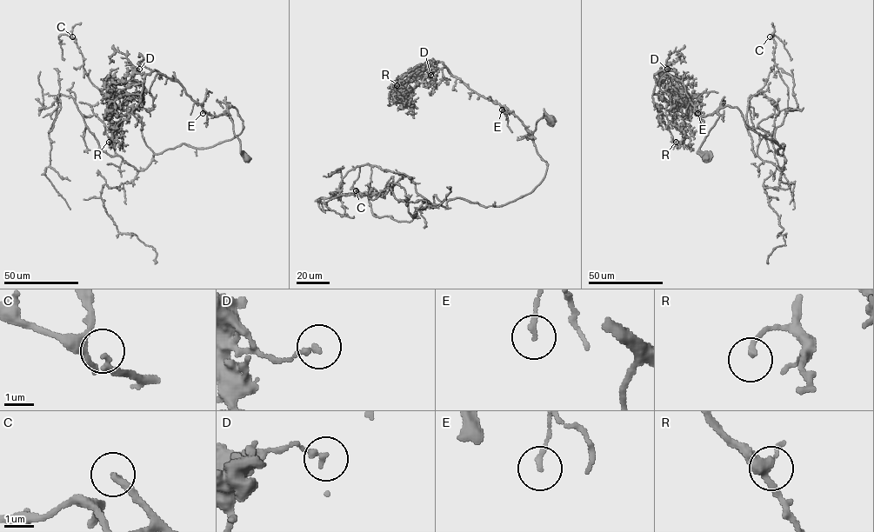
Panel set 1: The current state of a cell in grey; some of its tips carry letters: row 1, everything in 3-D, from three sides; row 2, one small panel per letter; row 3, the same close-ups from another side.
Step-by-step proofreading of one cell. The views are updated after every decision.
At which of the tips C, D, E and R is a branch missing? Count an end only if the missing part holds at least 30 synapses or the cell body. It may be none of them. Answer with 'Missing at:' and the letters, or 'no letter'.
Missing at: C

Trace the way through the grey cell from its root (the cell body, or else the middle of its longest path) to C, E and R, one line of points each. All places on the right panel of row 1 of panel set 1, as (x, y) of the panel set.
C: (706, 157), (699, 148), (727, 105), (783, 148), (777, 152), (775, 129), (797, 103), (770, 36)
E: (706, 157), (699, 148), (719, 114), (701, 116), (695, 108), (697, 113)
R: (706, 157), (699, 148), (719, 114), (697, 114), (683, 83), (660, 70), (652, 97), (676, 142)

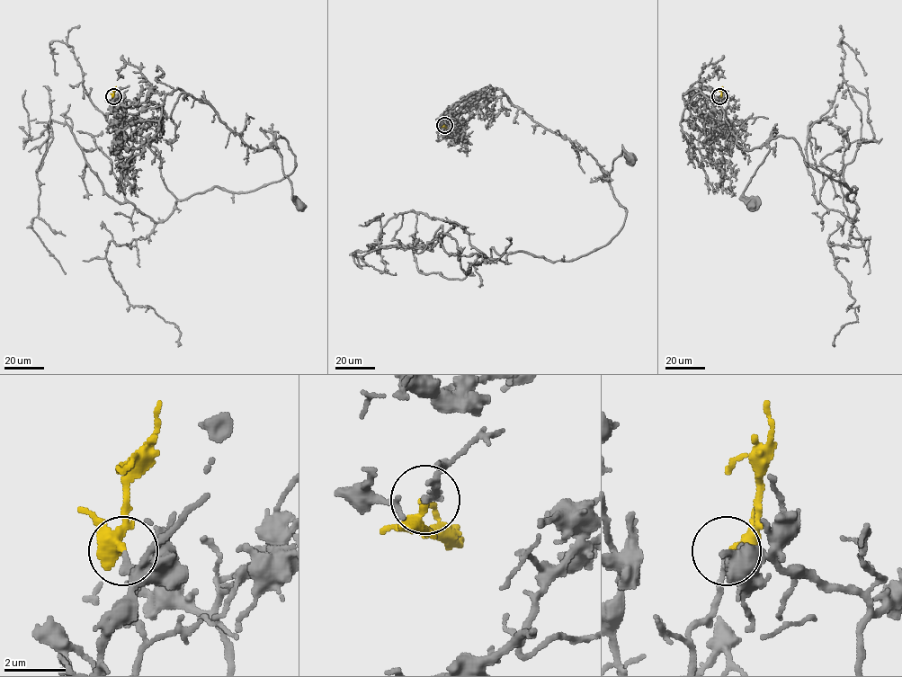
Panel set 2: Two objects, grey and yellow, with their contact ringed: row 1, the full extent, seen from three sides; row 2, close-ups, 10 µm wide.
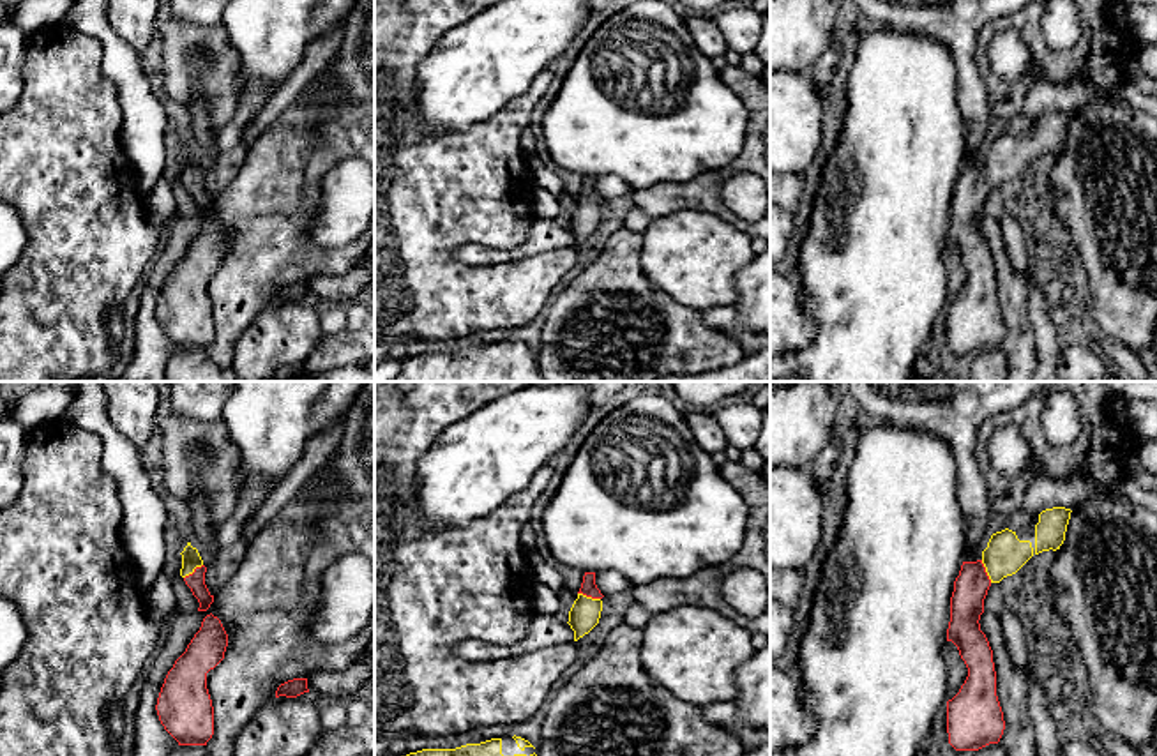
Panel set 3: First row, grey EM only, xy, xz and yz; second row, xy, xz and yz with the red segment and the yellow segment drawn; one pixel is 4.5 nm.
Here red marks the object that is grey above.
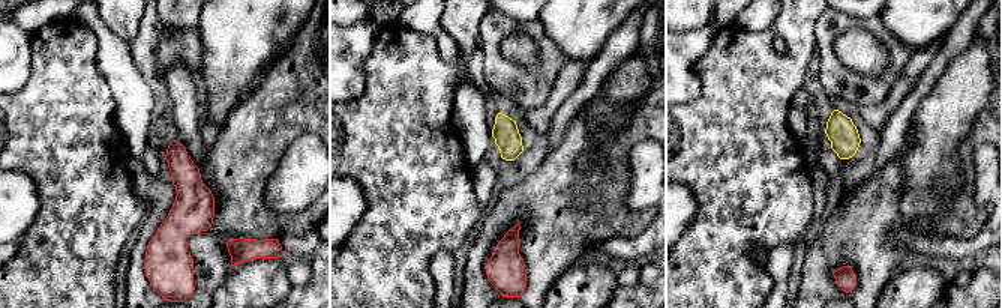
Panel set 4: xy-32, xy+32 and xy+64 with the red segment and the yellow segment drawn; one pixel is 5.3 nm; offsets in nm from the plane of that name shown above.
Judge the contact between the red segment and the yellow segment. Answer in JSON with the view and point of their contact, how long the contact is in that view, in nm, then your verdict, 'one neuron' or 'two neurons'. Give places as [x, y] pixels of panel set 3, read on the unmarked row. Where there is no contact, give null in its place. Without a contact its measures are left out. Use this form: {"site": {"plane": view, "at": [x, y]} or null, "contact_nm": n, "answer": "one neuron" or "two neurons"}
{"site": {"plane": "xz", "at": [589, 200]}, "contact_nm": 110, "answer": "one neuron"}

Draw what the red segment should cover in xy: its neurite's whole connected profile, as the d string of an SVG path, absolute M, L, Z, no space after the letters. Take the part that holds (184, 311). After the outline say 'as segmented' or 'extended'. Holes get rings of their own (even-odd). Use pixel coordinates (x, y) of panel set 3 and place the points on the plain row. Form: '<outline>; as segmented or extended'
M212 217L207 219L164 283L155 314L178 350L207 350L214 339L207 277L224 263L226 251L228 238L221 224Z; as segmented

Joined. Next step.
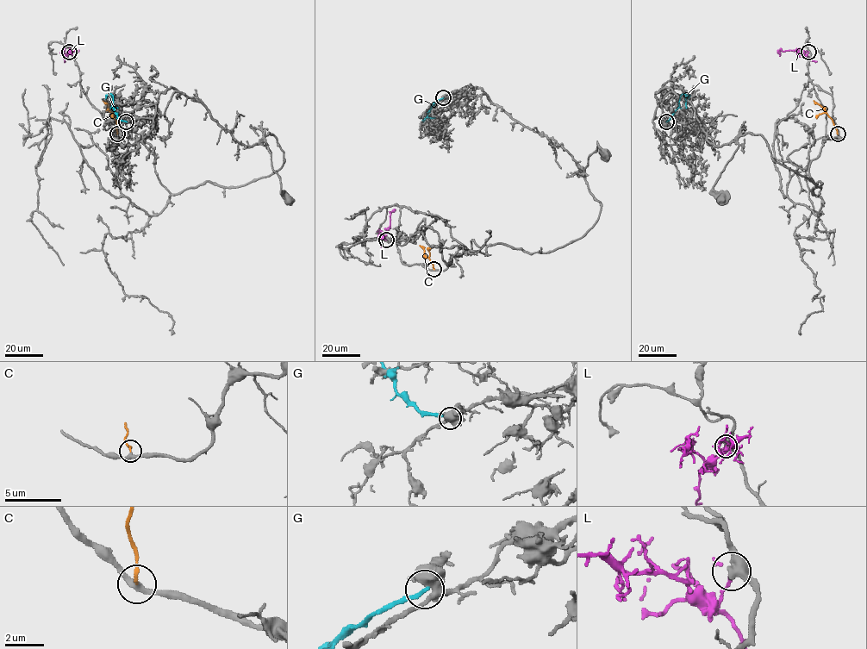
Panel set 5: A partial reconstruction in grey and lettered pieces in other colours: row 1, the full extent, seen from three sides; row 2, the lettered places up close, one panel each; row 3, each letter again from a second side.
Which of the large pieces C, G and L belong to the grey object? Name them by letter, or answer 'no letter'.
C

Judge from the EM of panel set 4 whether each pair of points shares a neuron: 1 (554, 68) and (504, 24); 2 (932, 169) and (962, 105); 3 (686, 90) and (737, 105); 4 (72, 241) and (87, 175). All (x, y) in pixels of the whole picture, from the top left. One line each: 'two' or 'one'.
1: one
2: one
3: two
4: one

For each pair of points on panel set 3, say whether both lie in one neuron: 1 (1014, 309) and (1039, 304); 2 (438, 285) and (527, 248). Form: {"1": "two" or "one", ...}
{"1": "two", "2": "two"}

